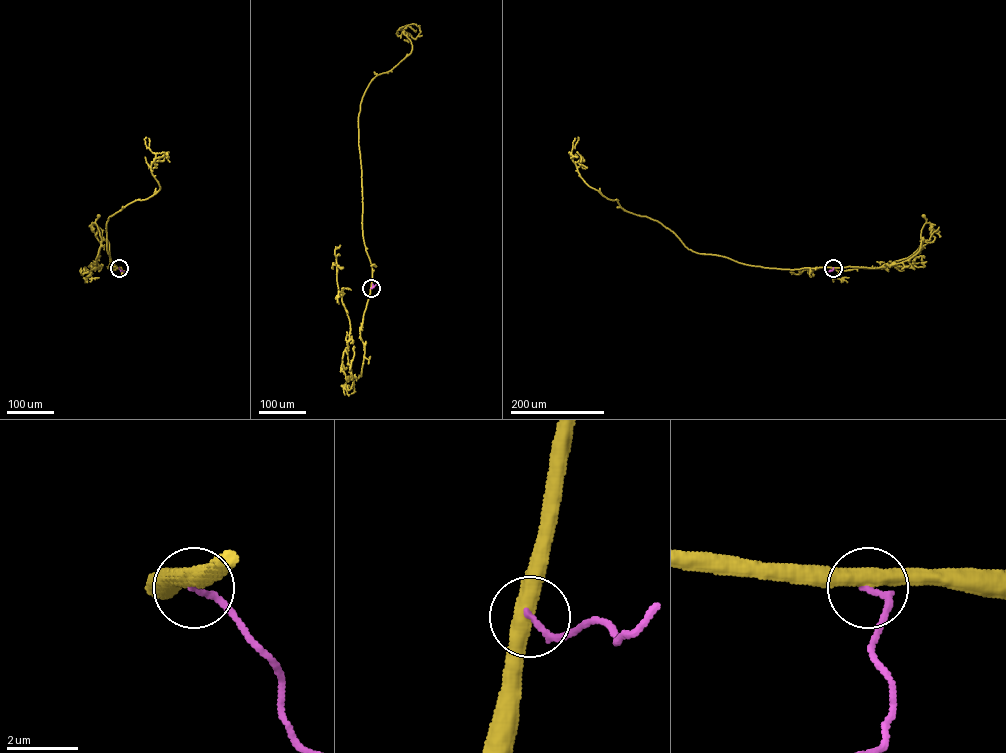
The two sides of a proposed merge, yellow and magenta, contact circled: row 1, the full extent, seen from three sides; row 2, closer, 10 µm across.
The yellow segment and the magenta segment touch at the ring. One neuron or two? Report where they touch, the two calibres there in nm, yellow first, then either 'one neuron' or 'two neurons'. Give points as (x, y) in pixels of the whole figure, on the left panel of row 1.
at (119, 268); 460 nm thick on the yellow side, 160 nm on the other; two neurons

